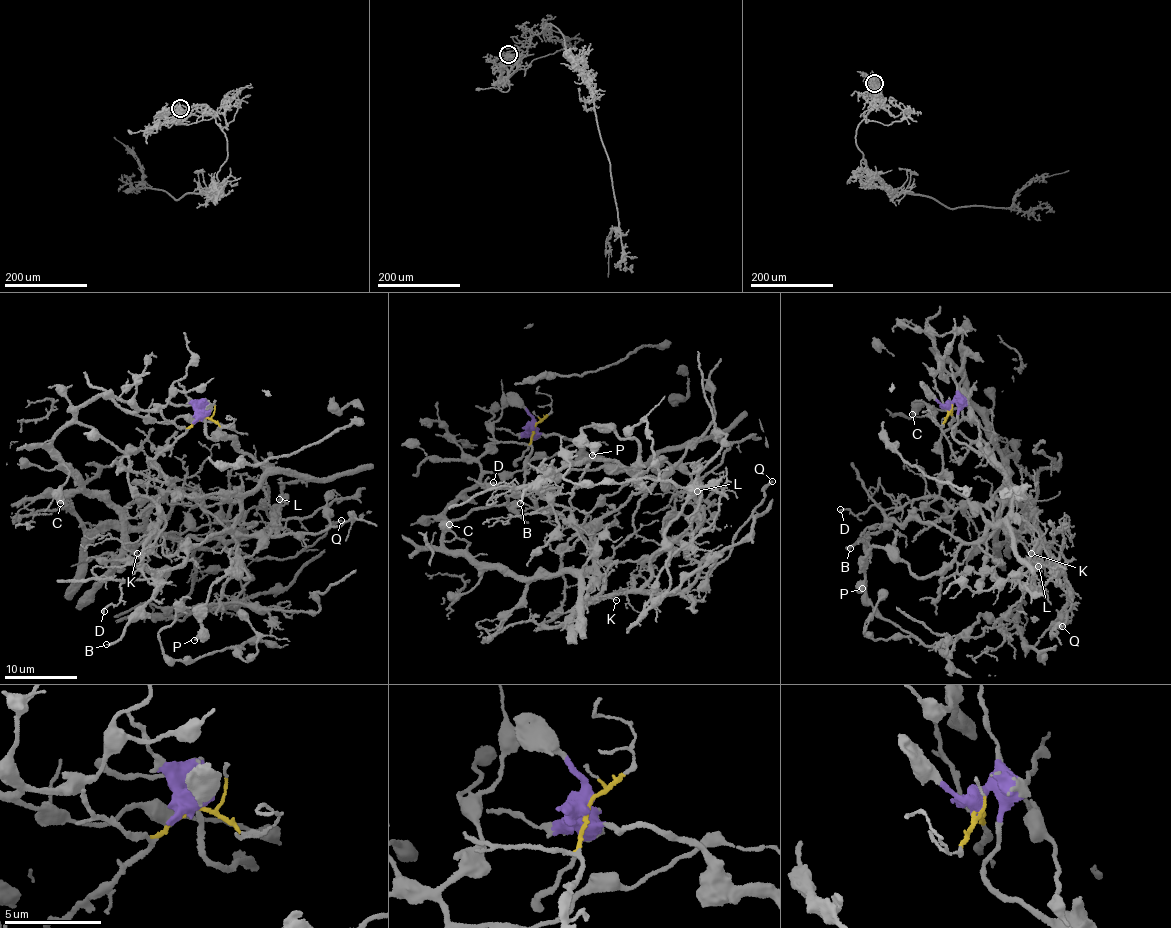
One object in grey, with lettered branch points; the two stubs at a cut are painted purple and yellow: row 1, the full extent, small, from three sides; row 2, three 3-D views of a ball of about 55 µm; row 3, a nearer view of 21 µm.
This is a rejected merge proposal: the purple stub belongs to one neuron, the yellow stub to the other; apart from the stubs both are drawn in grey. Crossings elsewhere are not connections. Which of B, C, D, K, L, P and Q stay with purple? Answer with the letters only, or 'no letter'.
B, P

